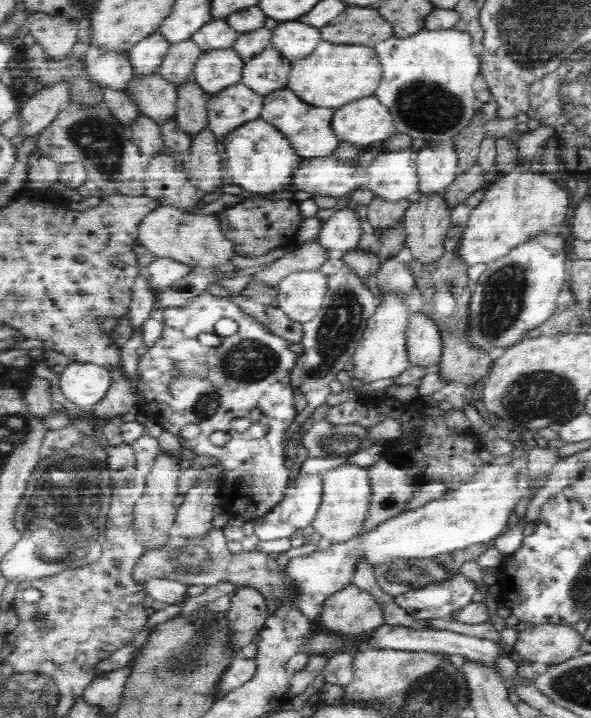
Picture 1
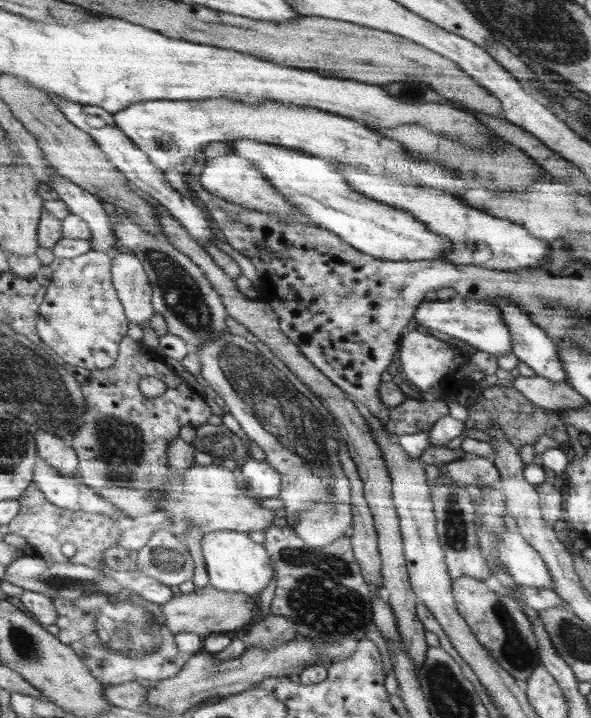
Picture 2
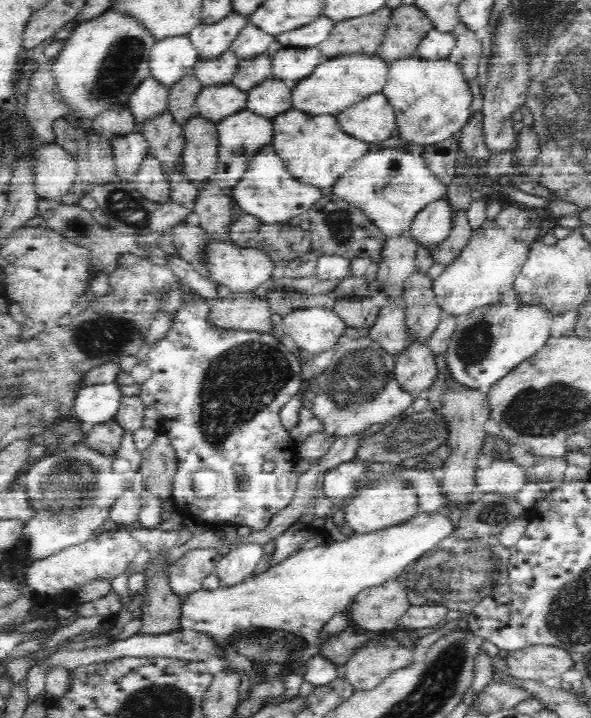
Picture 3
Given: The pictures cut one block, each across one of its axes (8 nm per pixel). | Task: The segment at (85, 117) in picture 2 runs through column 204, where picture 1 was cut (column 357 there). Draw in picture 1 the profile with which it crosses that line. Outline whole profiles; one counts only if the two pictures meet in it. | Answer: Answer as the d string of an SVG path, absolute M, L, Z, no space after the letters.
M340 209L322 225L317 243L330 252L344 255L352 248L357 248L358 241L363 235L361 225L355 209Z

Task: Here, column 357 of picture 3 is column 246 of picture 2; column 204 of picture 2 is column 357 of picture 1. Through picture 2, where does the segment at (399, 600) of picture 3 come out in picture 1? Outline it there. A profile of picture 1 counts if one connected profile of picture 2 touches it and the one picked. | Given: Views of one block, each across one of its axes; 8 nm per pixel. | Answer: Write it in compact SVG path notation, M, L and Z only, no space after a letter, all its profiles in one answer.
M354 585L332 594L324 602L318 621L321 622L325 630L349 637L358 637L362 632L372 631L385 623L380 604L368 592Z

